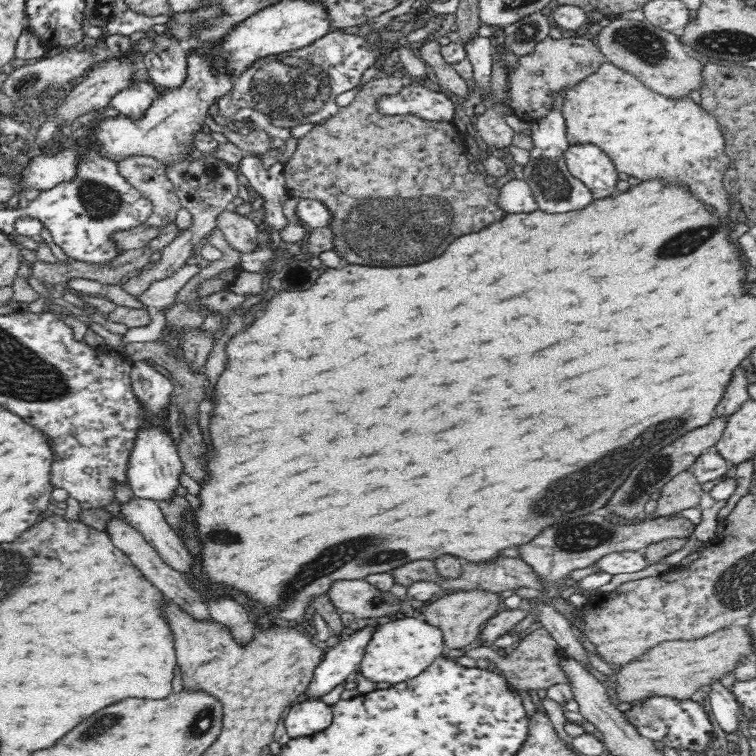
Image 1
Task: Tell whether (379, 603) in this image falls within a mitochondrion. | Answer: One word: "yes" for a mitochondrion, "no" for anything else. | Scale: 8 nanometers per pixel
yes

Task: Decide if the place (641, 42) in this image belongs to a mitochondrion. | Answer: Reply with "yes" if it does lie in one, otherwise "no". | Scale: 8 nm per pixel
yes

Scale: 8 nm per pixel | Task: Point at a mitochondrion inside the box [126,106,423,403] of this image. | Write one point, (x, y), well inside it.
(212, 171)

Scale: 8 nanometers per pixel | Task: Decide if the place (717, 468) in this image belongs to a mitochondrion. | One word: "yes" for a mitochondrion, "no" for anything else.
no

